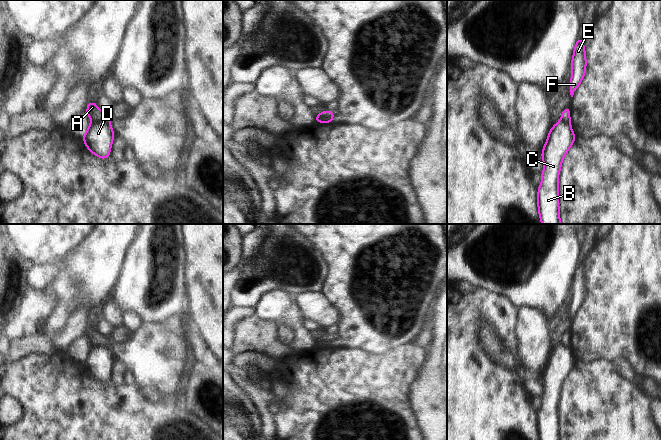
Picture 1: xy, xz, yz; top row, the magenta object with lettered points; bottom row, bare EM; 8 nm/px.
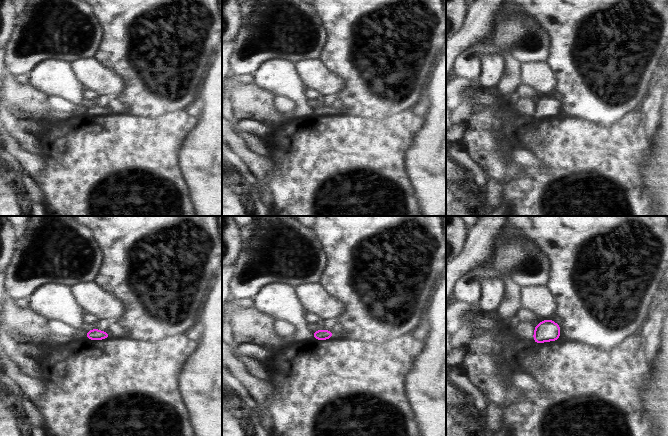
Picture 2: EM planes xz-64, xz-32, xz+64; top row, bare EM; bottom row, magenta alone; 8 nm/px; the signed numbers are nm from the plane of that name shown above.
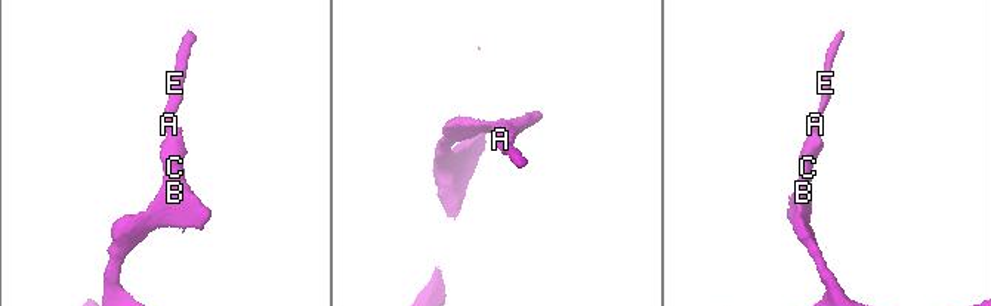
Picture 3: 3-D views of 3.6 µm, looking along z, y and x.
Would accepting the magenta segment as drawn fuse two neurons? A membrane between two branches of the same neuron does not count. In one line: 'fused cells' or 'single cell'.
fused cells

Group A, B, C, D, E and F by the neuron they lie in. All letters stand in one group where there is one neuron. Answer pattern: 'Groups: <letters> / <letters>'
Groups: A E F / B C D

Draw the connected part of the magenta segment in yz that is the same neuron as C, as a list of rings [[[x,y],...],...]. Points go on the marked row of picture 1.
[[[556,123],[548,133],[548,139],[542,150],[544,170],[542,183],[538,187],[538,213],[542,224],[560,224],[558,202],[558,176],[562,160],[576,136],[570,124]]]

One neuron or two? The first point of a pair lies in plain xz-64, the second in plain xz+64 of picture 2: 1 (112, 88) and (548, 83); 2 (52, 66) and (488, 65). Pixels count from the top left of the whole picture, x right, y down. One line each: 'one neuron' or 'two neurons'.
1: one neuron
2: one neuron

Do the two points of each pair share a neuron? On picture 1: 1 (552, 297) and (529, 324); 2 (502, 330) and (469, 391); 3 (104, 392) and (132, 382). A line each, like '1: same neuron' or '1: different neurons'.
1: different neurons
2: same neuron
3: different neurons

